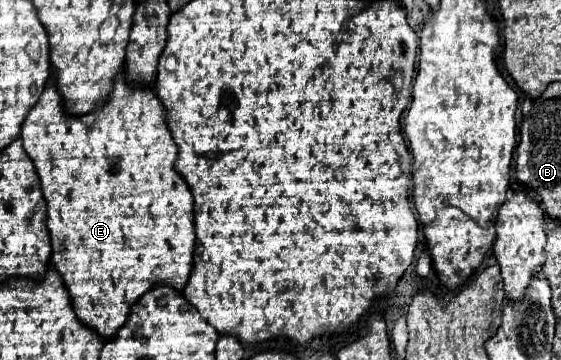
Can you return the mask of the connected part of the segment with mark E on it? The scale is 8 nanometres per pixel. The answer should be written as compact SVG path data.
M118 74L110 102L84 114L84 118L74 118L64 112L62 98L54 80L50 80L38 104L30 110L20 138L34 162L48 202L52 266L62 276L80 322L96 330L104 340L112 340L128 320L124 306L132 306L146 290L156 288L160 282L178 292L184 290L192 272L196 242L192 194L184 178L174 170L178 146L166 126L166 112L152 90L136 90L126 84L124 74Z

